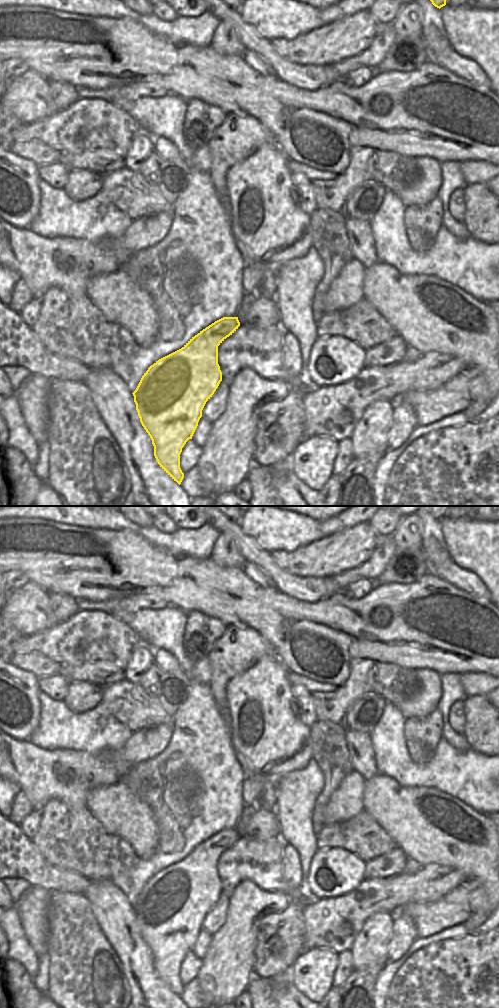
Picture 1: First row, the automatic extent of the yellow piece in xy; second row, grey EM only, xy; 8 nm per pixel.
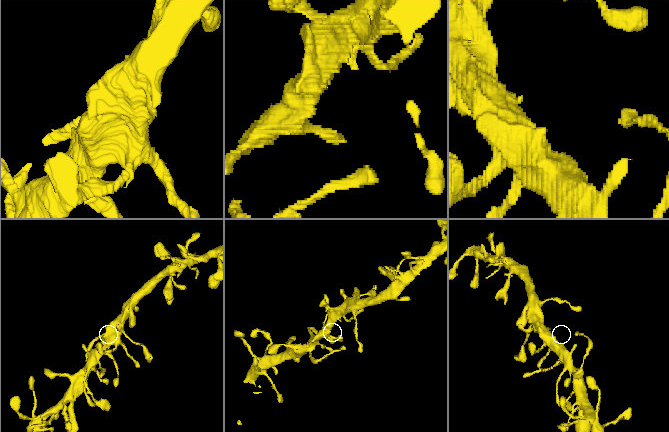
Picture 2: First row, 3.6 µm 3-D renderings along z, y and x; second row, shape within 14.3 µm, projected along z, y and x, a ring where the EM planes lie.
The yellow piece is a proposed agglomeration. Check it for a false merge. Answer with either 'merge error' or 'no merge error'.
no merge error

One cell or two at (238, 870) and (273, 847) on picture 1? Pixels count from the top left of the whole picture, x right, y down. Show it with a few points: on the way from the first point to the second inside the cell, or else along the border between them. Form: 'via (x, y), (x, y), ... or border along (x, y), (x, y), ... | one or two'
via (246, 861), (250, 857), (264, 856) | one

